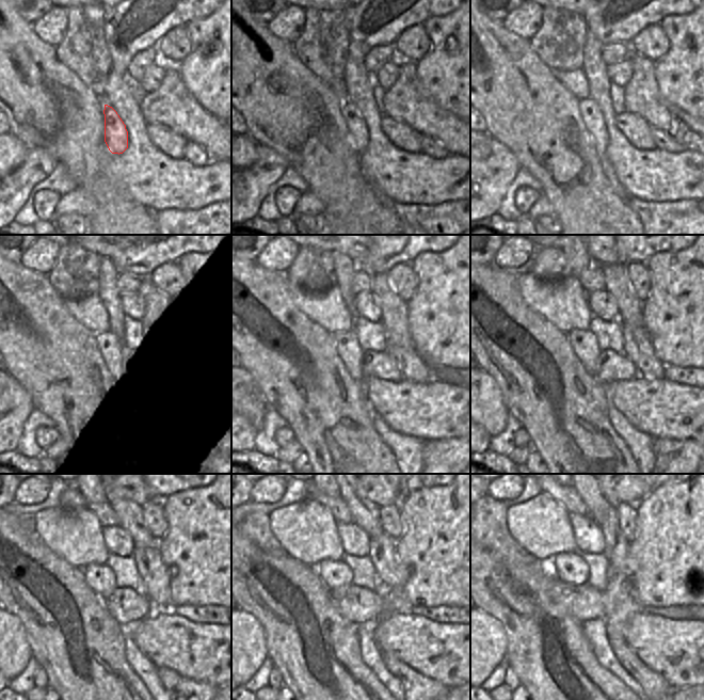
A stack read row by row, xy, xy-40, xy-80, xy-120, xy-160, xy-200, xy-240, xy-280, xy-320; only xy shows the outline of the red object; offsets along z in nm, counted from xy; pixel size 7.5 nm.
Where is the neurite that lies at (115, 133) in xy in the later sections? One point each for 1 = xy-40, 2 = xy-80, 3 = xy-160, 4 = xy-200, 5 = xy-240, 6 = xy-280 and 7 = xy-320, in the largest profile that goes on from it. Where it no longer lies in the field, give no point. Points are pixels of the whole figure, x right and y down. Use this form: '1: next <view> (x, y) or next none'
1: next xy-40 (356, 126)
2: next xy-80 (590, 112)
3: next xy-160 (347, 344)
4: next xy-200 (584, 344)
5: next xy-240 (100, 578)
6: next xy-280 (335, 574)
7: next xy-320 (570, 568)

